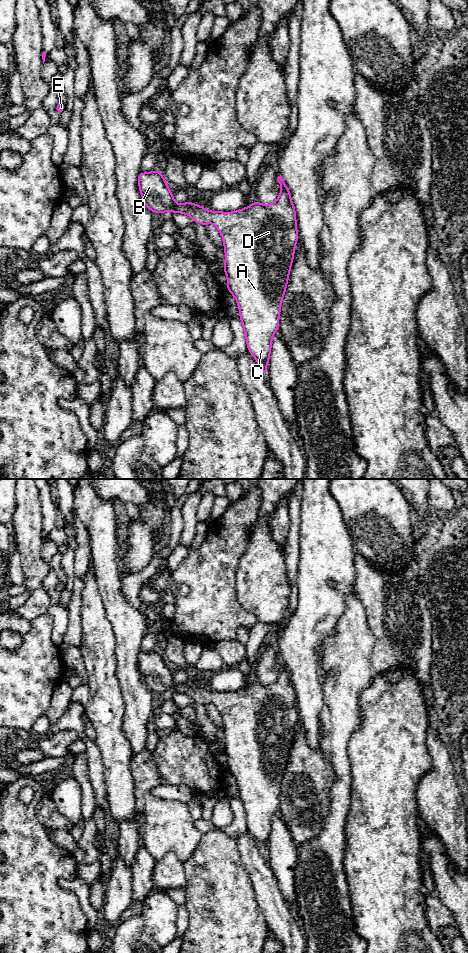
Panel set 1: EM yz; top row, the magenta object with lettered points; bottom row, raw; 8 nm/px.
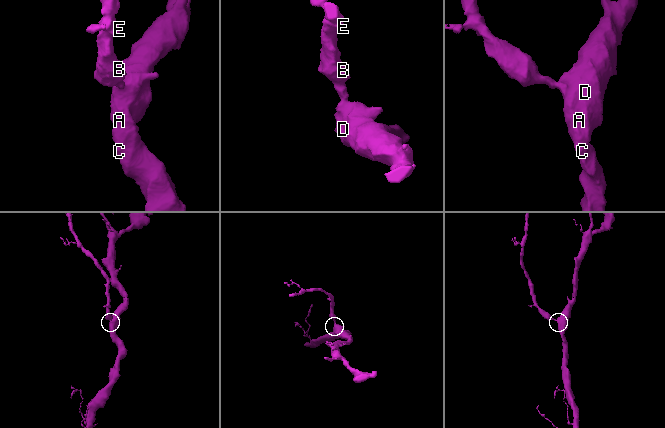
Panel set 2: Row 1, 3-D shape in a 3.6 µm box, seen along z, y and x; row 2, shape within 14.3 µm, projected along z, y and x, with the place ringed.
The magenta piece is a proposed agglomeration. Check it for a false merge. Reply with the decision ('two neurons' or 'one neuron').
one neuron

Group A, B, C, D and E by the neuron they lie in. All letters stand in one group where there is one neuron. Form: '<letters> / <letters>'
A B C D E

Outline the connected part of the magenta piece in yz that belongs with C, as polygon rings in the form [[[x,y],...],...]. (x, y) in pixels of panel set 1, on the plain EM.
[[[157,649],[148,653],[140,651],[138,655],[142,681],[151,692],[162,694],[171,691],[187,694],[196,703],[204,706],[213,703],[217,707],[222,716],[225,731],[223,750],[227,756],[226,767],[237,781],[247,830],[258,842],[263,853],[266,853],[268,848],[272,818],[279,809],[281,783],[295,735],[295,725],[299,719],[299,713],[296,710],[296,691],[290,671],[281,655],[278,656],[277,661],[281,666],[281,672],[277,680],[270,685],[263,685],[256,680],[249,687],[238,691],[211,692],[191,681],[176,684],[163,654]]]

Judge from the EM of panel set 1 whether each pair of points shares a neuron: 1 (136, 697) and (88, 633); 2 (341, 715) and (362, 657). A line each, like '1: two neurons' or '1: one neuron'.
1: two neurons
2: one neuron

